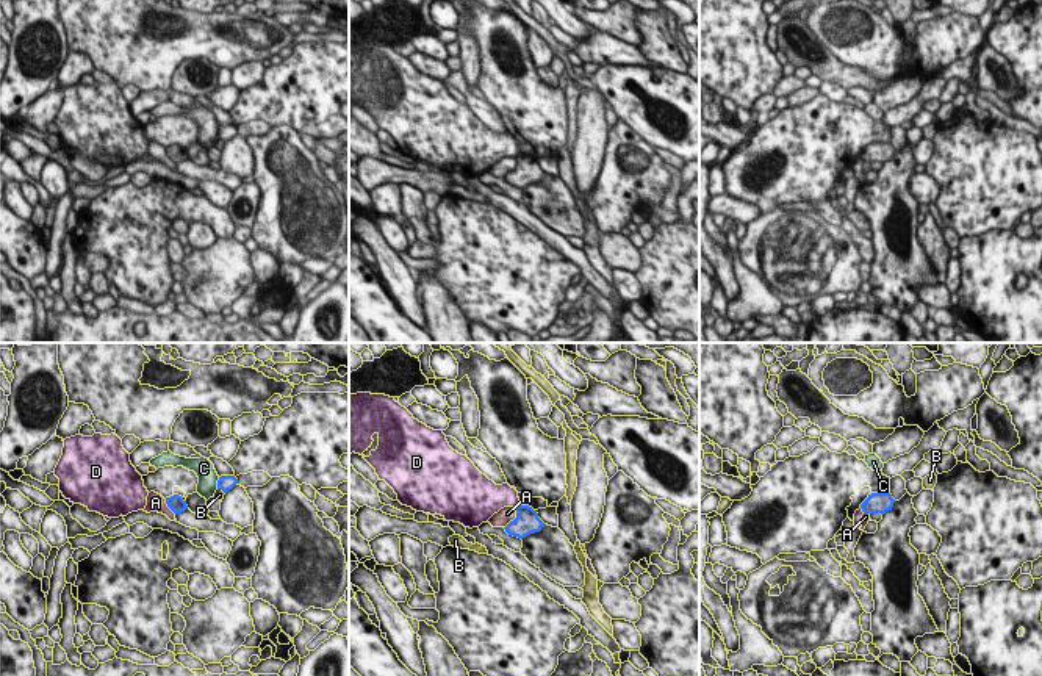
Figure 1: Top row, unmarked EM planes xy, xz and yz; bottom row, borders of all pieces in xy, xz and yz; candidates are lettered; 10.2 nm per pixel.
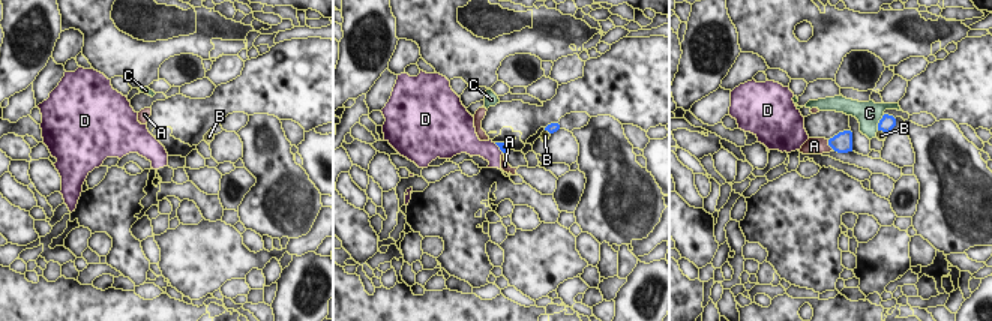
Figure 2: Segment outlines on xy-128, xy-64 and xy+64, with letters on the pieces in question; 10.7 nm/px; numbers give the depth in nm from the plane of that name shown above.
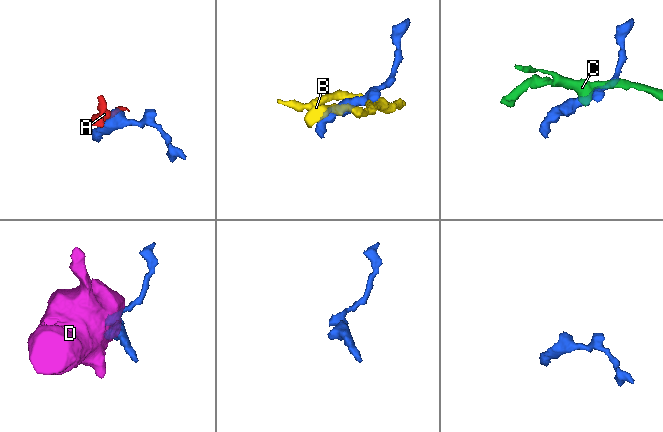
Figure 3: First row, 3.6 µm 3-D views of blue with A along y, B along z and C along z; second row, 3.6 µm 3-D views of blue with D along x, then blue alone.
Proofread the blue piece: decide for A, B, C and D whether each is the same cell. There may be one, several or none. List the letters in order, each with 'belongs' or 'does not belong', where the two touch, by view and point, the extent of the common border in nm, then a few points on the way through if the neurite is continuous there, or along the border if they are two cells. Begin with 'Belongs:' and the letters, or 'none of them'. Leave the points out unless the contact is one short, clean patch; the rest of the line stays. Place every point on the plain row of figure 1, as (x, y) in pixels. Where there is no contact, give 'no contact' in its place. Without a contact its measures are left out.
Belongs: none of them
A: does not belong | xz (515, 168) | 240 nm | along xz (517, 158), (517, 165), (504, 177)
B: does not belong | xy (221, 138) | 100 nm | along xy (218, 138), (224, 143)
C: does not belong | xy (218, 133) | 130 nm
D: does not belong | yz (862, 160) | 70 nm | along yz (861, 157), (864, 161)

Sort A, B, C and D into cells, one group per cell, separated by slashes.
A / B / C / D

